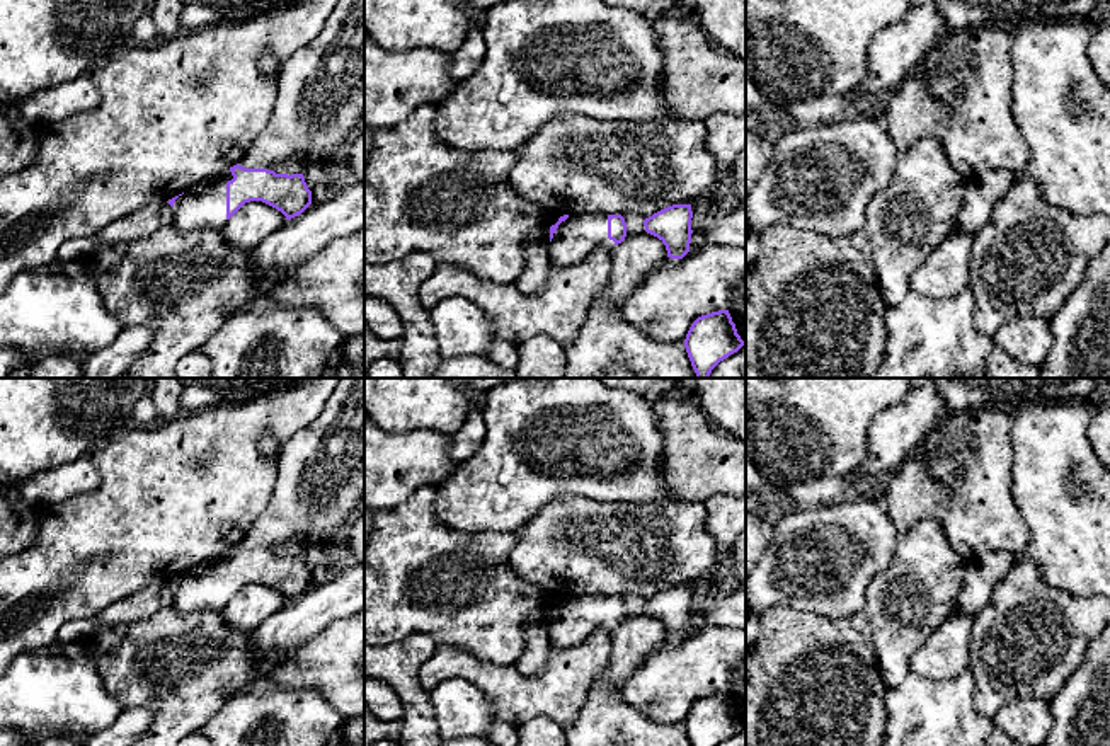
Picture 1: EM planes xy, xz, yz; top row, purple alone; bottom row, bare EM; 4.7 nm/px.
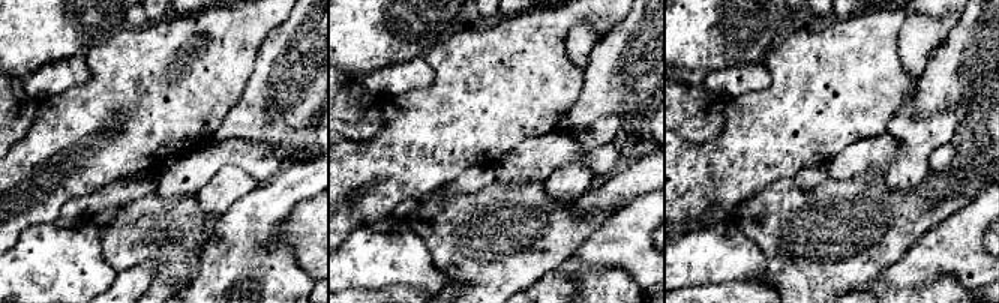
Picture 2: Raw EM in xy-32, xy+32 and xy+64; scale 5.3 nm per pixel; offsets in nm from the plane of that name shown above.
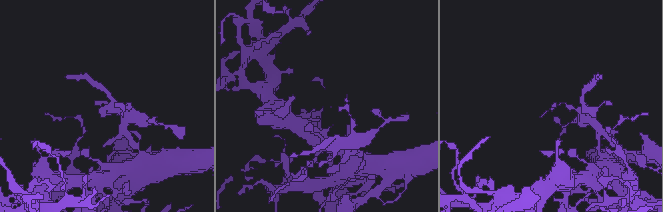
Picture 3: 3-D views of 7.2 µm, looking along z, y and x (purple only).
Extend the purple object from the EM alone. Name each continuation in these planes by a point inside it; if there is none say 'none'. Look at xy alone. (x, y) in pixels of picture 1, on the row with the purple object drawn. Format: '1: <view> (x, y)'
1: xy (203, 206)

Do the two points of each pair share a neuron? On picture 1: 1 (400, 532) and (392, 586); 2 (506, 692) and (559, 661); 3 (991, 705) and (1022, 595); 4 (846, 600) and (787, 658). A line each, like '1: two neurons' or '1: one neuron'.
1: one neuron
2: one neuron
3: one neuron
4: two neurons

